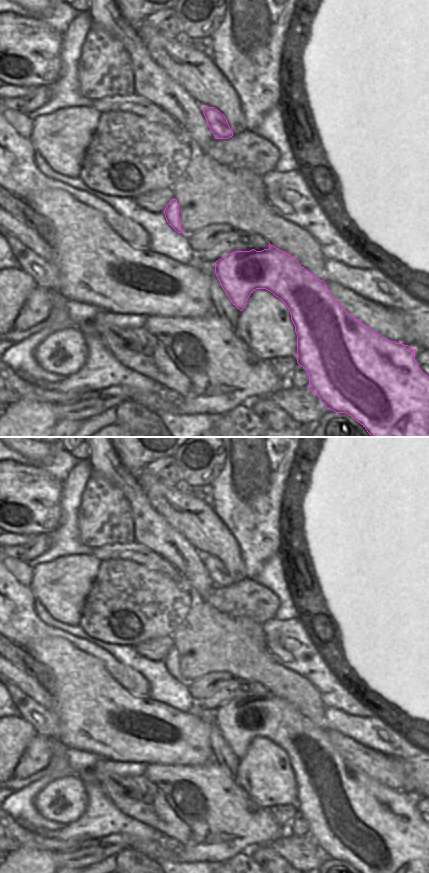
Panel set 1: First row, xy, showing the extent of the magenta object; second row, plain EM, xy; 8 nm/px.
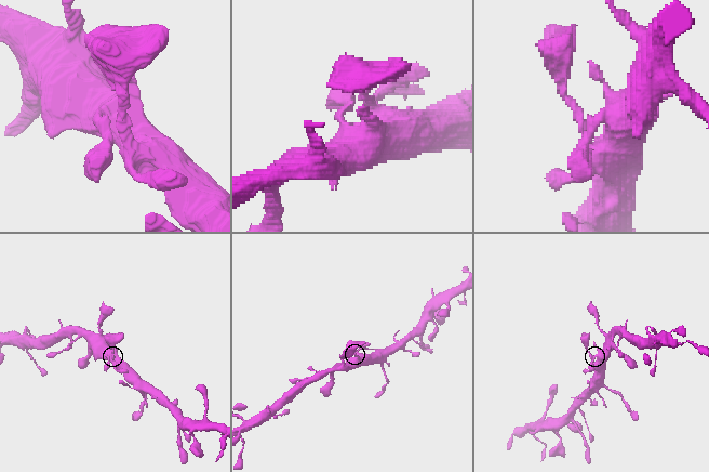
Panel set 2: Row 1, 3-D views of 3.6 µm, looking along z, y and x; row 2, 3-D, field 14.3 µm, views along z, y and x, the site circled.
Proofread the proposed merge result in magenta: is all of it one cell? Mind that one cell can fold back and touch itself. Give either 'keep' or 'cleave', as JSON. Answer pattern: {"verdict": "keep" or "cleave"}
{"verdict": "keep"}

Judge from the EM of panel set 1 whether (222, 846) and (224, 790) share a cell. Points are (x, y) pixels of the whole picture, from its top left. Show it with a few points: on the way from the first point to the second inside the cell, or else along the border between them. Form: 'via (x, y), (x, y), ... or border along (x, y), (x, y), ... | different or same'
via (222, 832), (222, 804) | same

